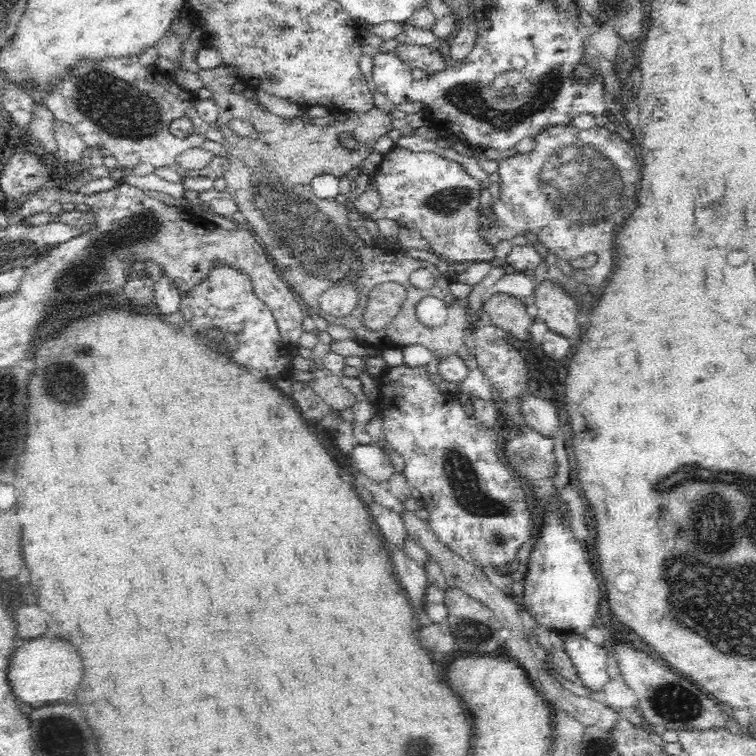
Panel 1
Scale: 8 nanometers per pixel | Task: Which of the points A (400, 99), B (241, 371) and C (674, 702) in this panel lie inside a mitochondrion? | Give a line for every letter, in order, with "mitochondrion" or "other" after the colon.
A: other
B: other
C: mitochondrion

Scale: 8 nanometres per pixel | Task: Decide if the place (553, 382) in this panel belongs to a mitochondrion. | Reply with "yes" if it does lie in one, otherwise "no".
no

